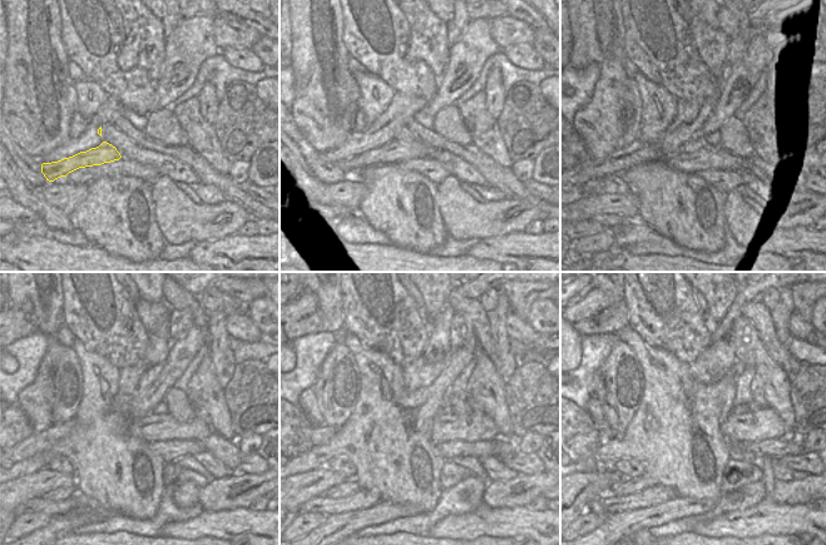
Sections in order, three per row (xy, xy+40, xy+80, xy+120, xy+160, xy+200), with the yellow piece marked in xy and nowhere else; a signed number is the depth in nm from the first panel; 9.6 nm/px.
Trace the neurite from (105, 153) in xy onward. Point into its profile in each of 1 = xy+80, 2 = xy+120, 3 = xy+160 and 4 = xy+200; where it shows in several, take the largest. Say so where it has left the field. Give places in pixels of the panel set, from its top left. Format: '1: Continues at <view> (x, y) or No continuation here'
1: Continues at xy+80 (684, 143)
2: Continues at xy+120 (161, 426)
3: Continues at xy+160 (478, 426)
4: Continues at xy+200 (758, 424).

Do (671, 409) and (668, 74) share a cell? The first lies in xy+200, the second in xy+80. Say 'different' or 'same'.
different

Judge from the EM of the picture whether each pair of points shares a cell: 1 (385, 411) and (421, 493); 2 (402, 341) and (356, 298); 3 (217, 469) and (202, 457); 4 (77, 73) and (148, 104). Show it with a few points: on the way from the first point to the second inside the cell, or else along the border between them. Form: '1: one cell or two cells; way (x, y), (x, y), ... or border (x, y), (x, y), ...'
1: one cell; way (390, 431), (391, 450), (409, 472)
2: one cell; way (390, 328), (381, 327), (369, 316), (367, 311)
3: one cell; way (213, 466), (206, 459)
4: two cells; border (70, 59), (89, 78)

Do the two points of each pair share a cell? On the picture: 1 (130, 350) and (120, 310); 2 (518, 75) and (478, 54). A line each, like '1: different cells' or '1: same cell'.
1: same cell
2: different cells

